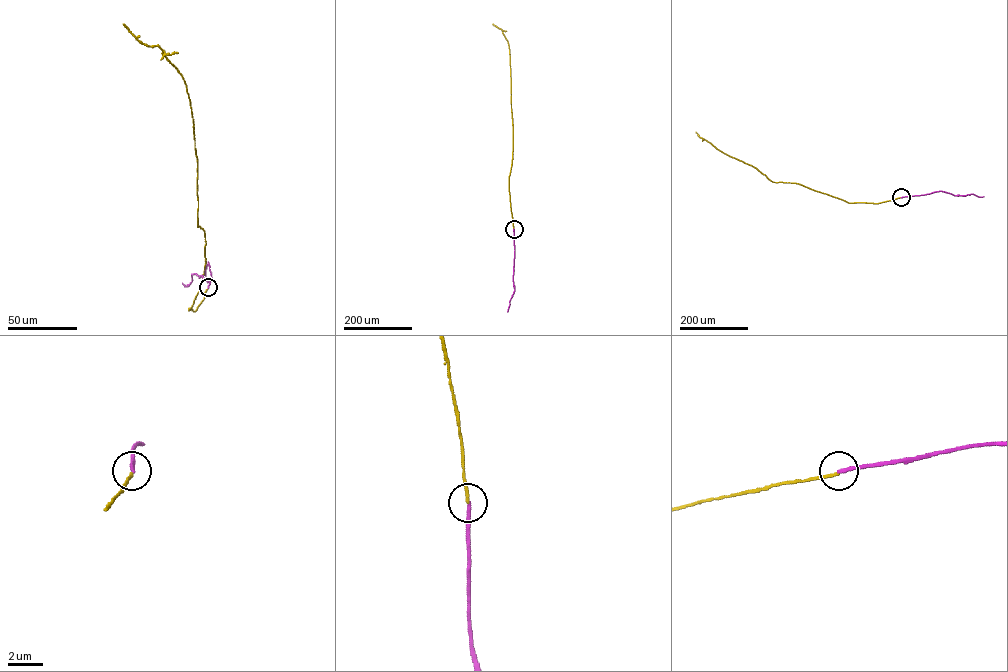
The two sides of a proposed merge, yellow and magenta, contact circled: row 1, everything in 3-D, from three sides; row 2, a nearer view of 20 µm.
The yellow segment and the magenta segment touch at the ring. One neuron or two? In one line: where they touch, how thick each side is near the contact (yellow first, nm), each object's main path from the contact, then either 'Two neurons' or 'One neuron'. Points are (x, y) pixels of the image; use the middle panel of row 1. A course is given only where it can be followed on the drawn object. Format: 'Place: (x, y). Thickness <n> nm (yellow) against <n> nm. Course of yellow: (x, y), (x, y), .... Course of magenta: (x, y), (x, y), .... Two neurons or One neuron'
Place: (514, 229). Thickness 160 nm (yellow) against 200 nm. Course of yellow: (513, 229), (509, 189), (513, 144), (509, 52), (502, 30), (492, 23). Course of magenta: (513, 229), (514, 291), (507, 312). Two neurons

